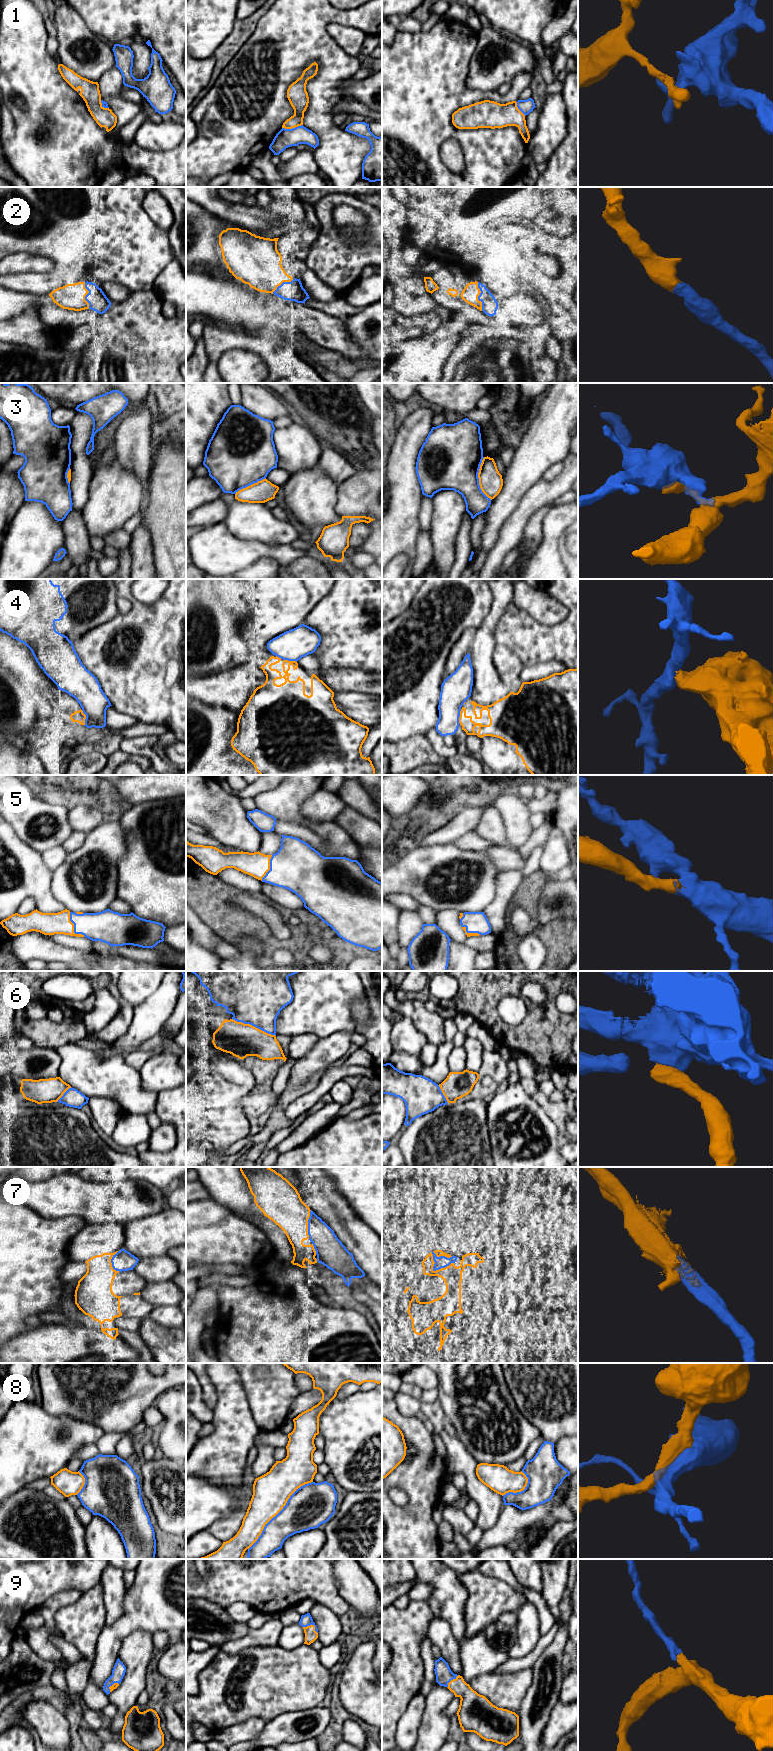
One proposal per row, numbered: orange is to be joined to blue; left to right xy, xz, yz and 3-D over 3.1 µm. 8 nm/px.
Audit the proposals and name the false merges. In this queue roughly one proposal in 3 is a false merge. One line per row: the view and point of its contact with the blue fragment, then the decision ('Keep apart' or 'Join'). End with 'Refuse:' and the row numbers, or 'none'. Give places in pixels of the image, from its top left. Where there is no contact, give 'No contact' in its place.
1: Touches blue at xz (292, 128). Keep apart
2: Touches blue at yz (478, 296). Join
3: Touches blue at yz (478, 479). Keep apart
4: Touches blue at xy (86, 718). Keep apart
5: Touches blue at xy (74, 927). Join
6: Touches blue at xz (254, 1026). Join
7: Touches blue at yz (435, 1270). Join
8: Touches blue at xz (279, 1512). Join
9: Touches blue at xz (312, 1624). Join
Refuse: 1, 3, 4

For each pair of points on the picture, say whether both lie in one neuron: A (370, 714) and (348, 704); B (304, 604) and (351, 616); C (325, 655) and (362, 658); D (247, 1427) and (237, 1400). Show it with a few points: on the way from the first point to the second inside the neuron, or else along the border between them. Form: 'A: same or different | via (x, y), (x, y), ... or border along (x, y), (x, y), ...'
A: same | via (365, 709), (353, 704)
B: different | border along (330, 590), (315, 605), (302, 623)
C: same | via (334, 655), (353, 655)
D: same | via (240, 1420), (240, 1411), (237, 1407)

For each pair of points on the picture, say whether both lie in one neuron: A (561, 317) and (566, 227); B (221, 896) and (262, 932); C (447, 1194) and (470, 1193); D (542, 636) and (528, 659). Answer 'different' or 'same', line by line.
A: different
B: same
C: different
D: same

